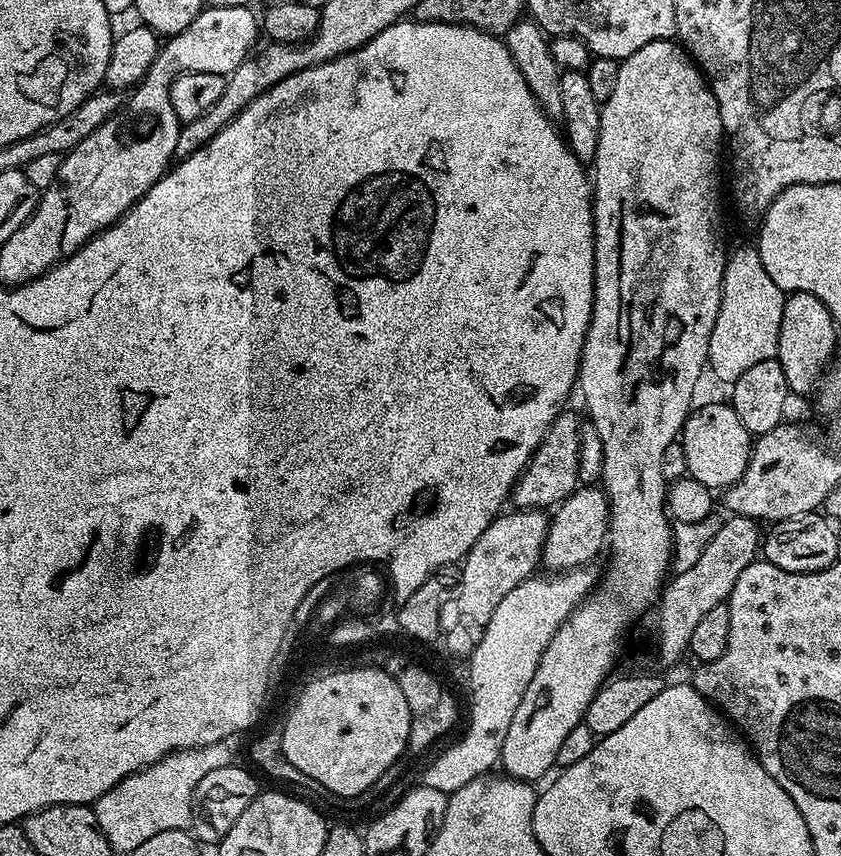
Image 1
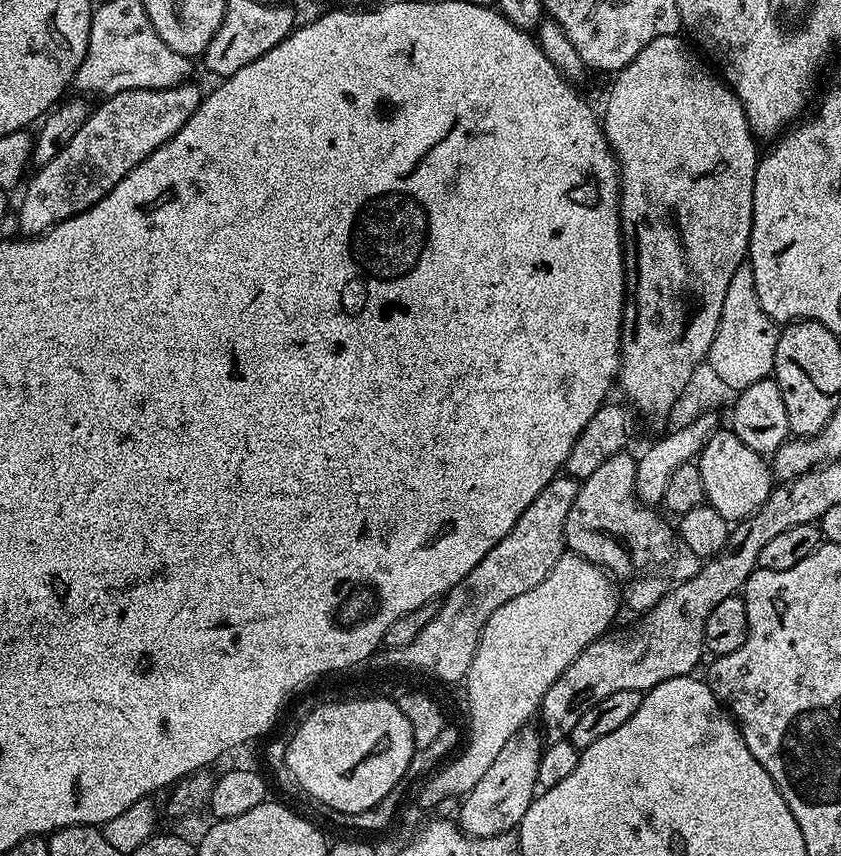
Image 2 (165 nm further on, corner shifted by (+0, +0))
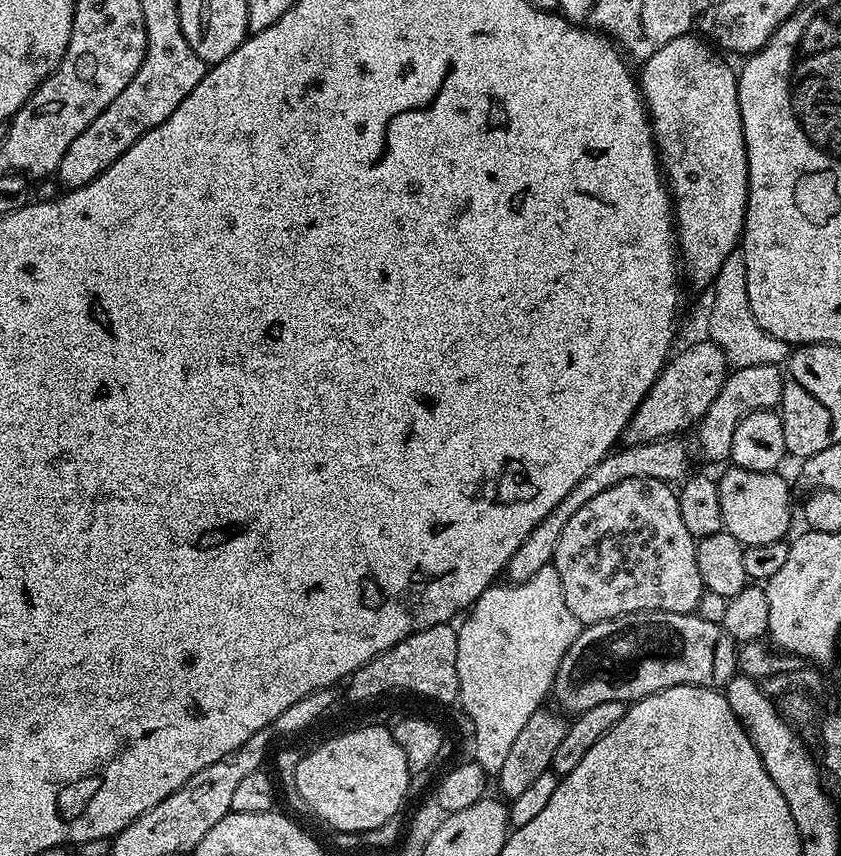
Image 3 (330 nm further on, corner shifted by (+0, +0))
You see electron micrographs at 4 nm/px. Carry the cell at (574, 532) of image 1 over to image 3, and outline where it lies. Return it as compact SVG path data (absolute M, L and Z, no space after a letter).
M777 365L746 366L732 368L726 382L722 382L722 390L714 402L710 402L710 410L700 419L700 452L708 460L727 461L732 454L734 430L746 414L754 410L772 410L777 407L782 398L784 385L783 371Z

